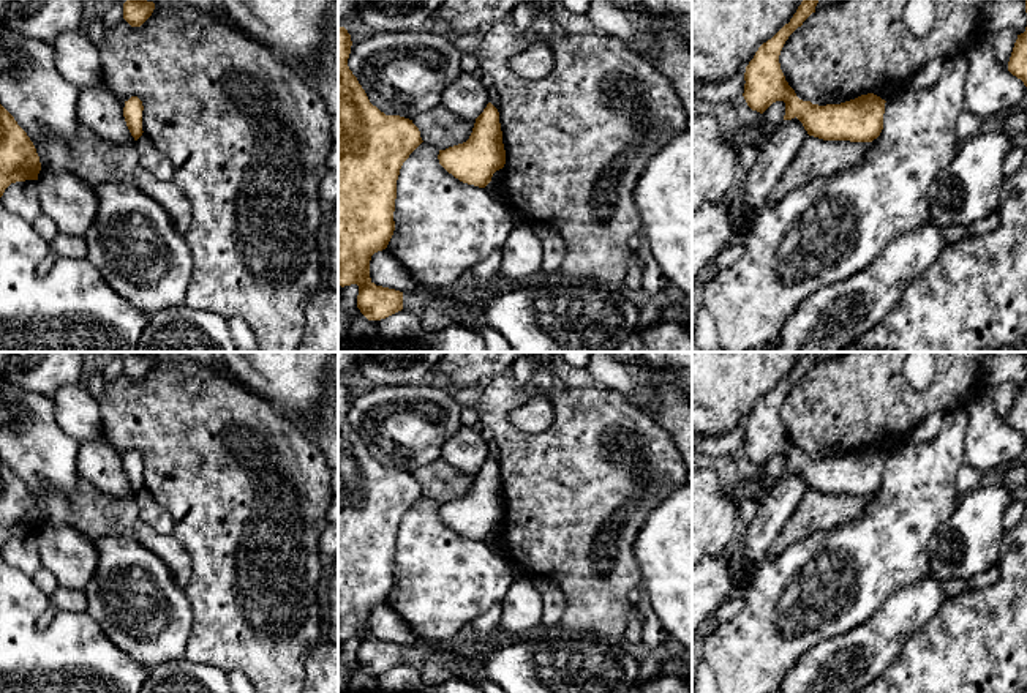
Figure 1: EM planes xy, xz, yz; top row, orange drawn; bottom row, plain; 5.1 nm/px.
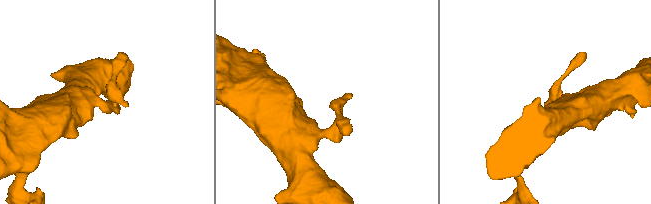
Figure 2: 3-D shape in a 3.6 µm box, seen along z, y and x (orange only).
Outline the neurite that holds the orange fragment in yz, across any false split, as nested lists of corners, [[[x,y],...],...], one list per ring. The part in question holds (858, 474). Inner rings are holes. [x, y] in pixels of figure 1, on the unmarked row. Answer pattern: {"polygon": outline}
{"polygon": [[[804,352],[796,366],[771,393],[763,396],[744,426],[744,453],[763,467],[773,456],[785,456],[784,474],[798,472],[809,489],[823,494],[872,496],[883,483],[885,453],[874,447],[841,458],[803,455],[785,434],[779,409],[788,390],[815,366],[820,352]]]}

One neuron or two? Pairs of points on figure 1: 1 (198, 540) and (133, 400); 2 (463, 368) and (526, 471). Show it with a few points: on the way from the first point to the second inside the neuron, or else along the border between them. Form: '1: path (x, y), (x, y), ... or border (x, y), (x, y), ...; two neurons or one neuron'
1: path (198, 505), (198, 464), (168, 434); one neuron
2: border (501, 374), (484, 382); two neurons

